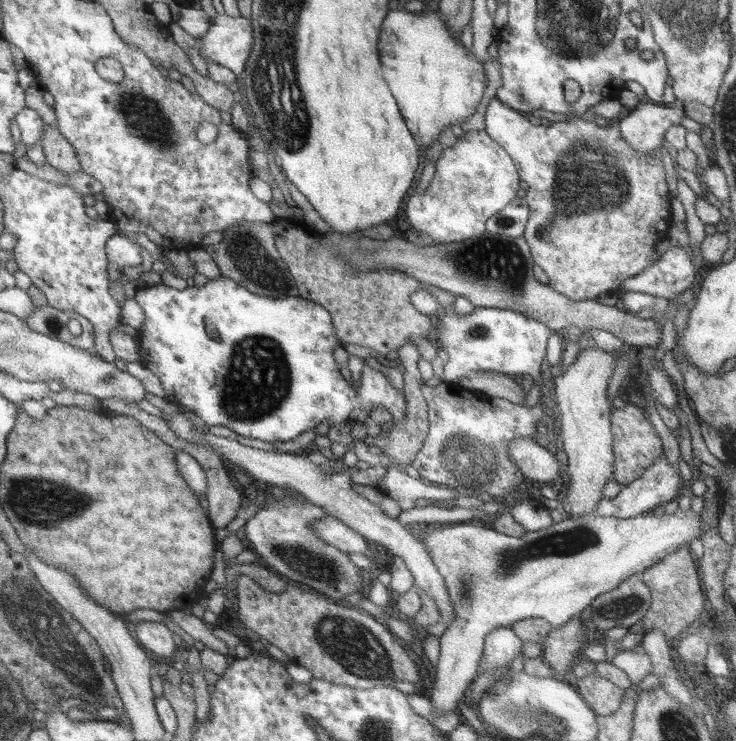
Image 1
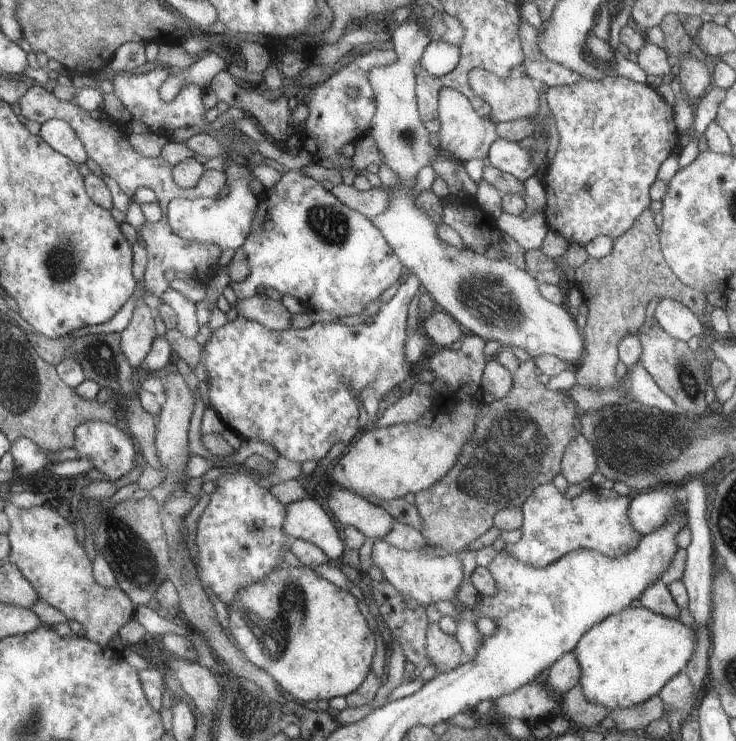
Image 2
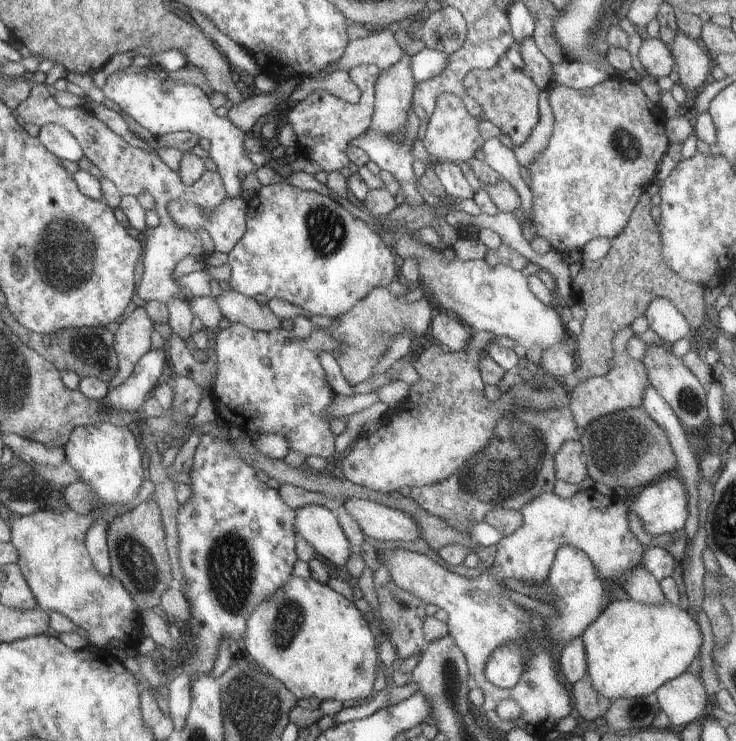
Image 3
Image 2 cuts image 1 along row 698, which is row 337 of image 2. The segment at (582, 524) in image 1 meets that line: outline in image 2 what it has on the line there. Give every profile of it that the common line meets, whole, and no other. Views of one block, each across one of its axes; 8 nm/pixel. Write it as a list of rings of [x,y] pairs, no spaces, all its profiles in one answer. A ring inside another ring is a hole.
[[[441,310],[421,319],[420,328],[422,333],[431,338],[438,347],[443,348],[460,342],[466,336],[466,333],[460,328],[460,324]]]

